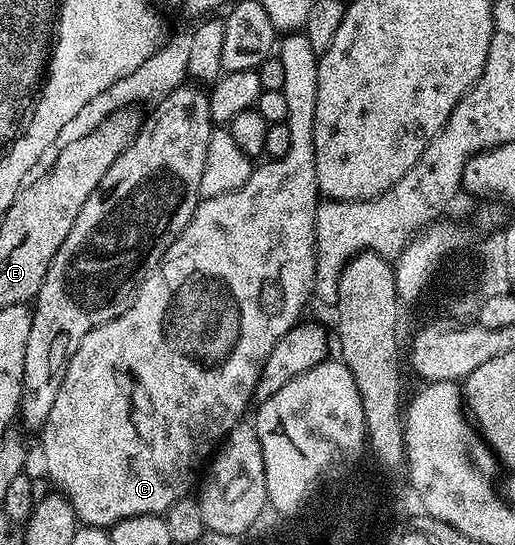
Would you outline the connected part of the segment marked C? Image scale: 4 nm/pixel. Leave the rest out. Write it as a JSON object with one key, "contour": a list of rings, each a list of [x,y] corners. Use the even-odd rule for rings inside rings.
{"contour":[[[286,33],[281,36],[280,42],[276,47],[276,58],[280,61],[280,65],[284,65],[284,85],[282,92],[284,93],[284,102],[288,105],[288,117],[285,123],[288,125],[288,133],[292,137],[292,145],[288,145],[288,153],[284,153],[284,157],[279,159],[267,158],[266,163],[262,163],[251,170],[248,181],[244,181],[244,185],[240,185],[240,189],[229,191],[223,195],[217,195],[211,199],[202,199],[198,207],[194,210],[194,216],[190,219],[189,225],[182,230],[182,234],[168,248],[166,255],[162,258],[162,262],[158,264],[158,268],[142,283],[142,287],[138,290],[138,296],[132,301],[132,305],[128,309],[124,309],[124,313],[120,313],[120,317],[116,317],[112,321],[108,321],[99,327],[93,327],[91,331],[84,337],[84,341],[80,341],[80,345],[76,349],[76,353],[70,358],[68,369],[64,373],[64,381],[60,385],[60,393],[56,393],[56,402],[52,405],[52,413],[48,413],[48,417],[44,421],[44,425],[40,428],[42,435],[42,459],[46,462],[45,474],[48,476],[49,482],[66,498],[72,505],[72,509],[76,513],[79,524],[87,527],[101,527],[109,529],[114,524],[124,521],[128,517],[136,517],[137,515],[162,515],[166,512],[173,503],[187,498],[190,486],[199,478],[200,472],[203,470],[204,464],[211,458],[212,452],[222,443],[232,428],[241,422],[246,415],[246,406],[252,403],[254,399],[254,390],[256,389],[256,381],[260,381],[260,373],[264,369],[264,365],[268,361],[268,357],[272,353],[272,349],[276,349],[276,345],[280,341],[280,337],[284,337],[284,333],[288,333],[288,329],[292,329],[295,323],[303,318],[302,310],[306,307],[306,302],[311,302],[312,292],[314,289],[314,274],[316,273],[316,253],[314,252],[314,218],[318,212],[320,202],[320,192],[318,182],[316,181],[316,151],[314,149],[314,121],[316,119],[316,93],[318,92],[318,61],[320,56],[312,51],[311,42],[303,33]]]}

